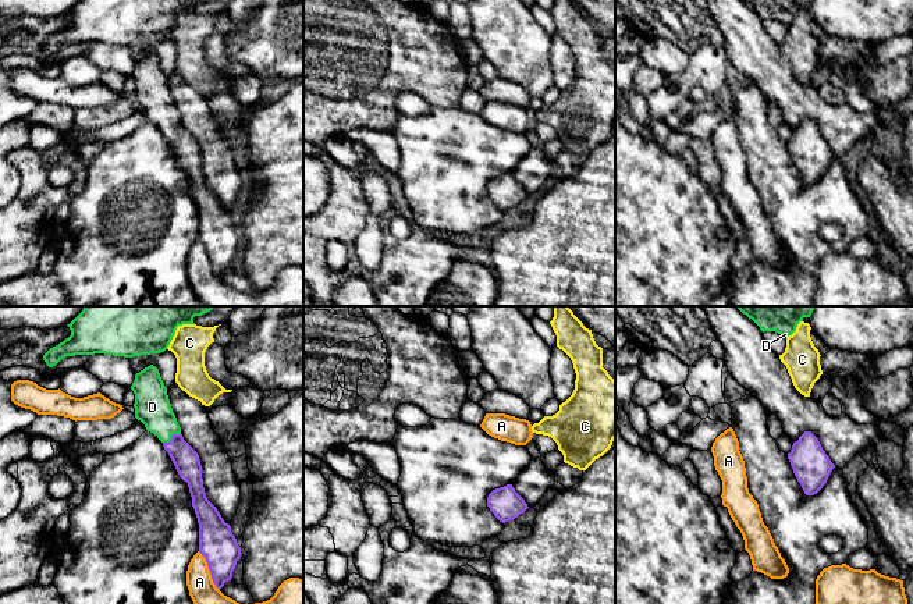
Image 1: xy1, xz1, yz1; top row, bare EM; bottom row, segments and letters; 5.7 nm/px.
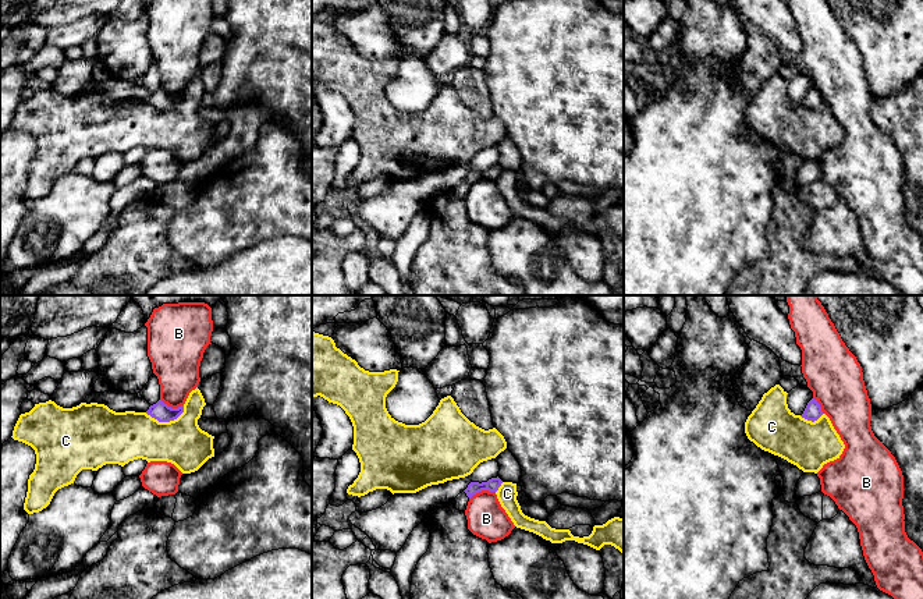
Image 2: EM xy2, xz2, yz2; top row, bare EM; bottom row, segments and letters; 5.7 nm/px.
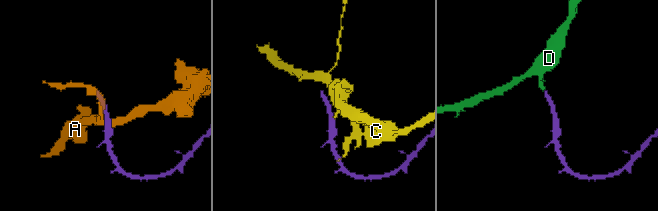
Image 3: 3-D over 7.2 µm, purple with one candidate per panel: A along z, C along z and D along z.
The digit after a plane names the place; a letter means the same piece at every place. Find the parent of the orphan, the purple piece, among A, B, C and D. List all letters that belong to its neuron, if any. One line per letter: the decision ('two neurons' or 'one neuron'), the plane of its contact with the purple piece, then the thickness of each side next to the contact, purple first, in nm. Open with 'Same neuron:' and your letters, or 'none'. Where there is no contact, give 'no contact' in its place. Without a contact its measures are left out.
Same neuron: D
A: two neurons | xy1 | 220/190 nm
B: two neurons | xz2 | 80/220 nm
C: two neurons | xy2 | 110/280 nm
D: one neuron | xy1 | 150/200 nm

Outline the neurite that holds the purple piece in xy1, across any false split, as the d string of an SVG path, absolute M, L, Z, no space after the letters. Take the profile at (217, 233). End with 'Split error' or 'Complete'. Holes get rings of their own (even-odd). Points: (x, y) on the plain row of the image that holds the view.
M150 53L136 61L131 78L135 82L135 106L163 131L180 166L188 171L199 212L199 241L220 278L232 266L241 235L231 214L206 185L199 143L181 122L159 57Z. Split error

